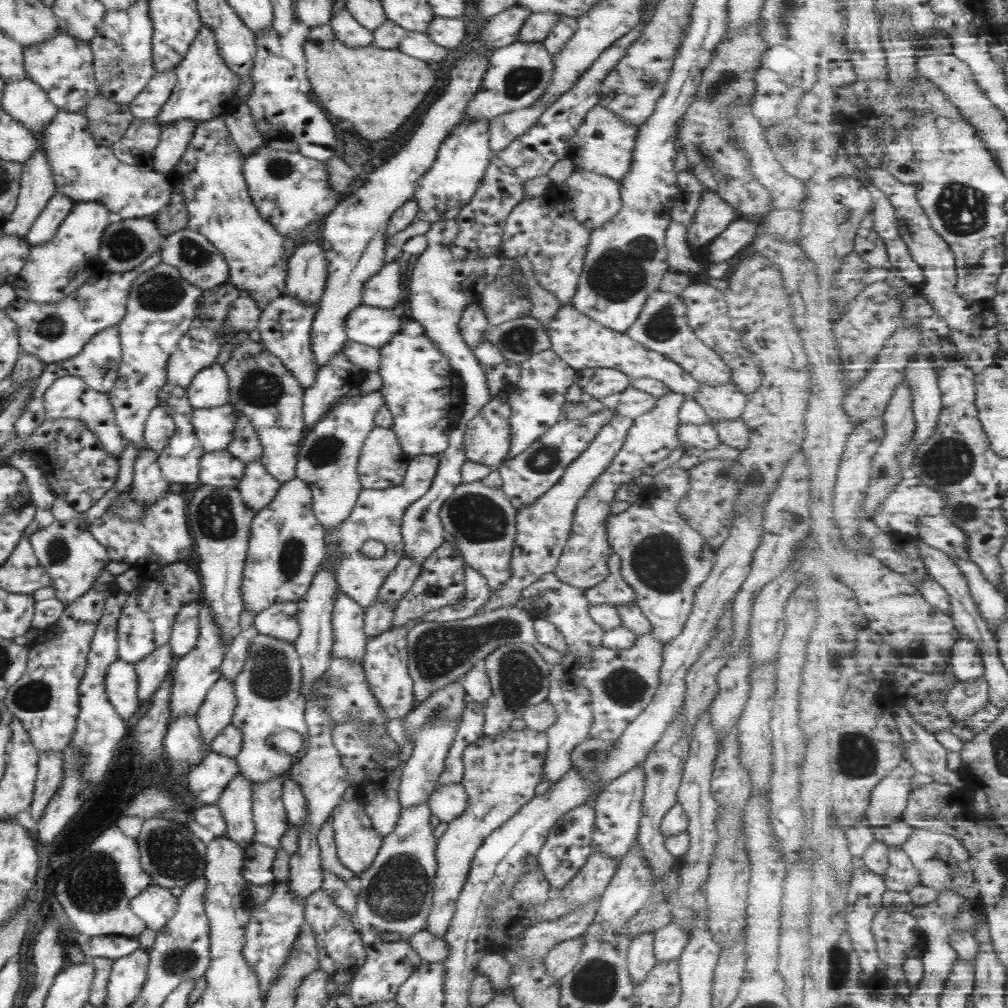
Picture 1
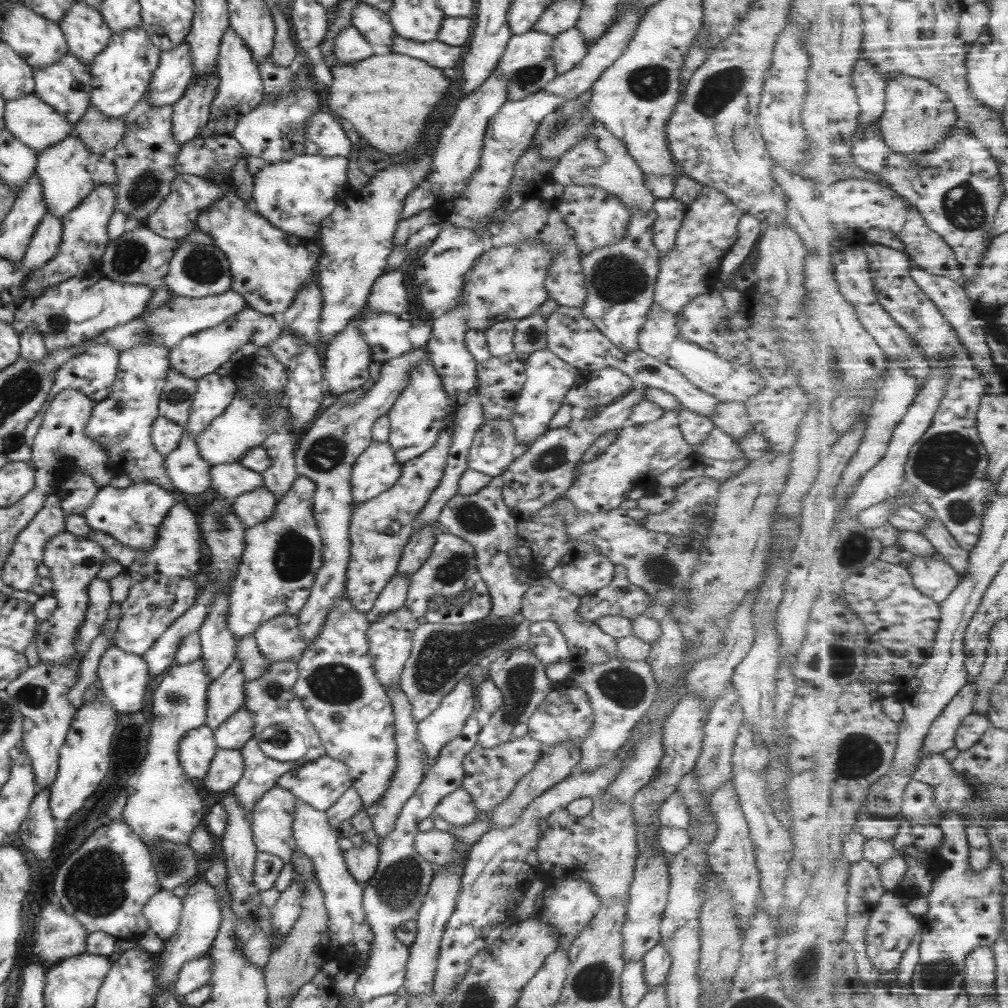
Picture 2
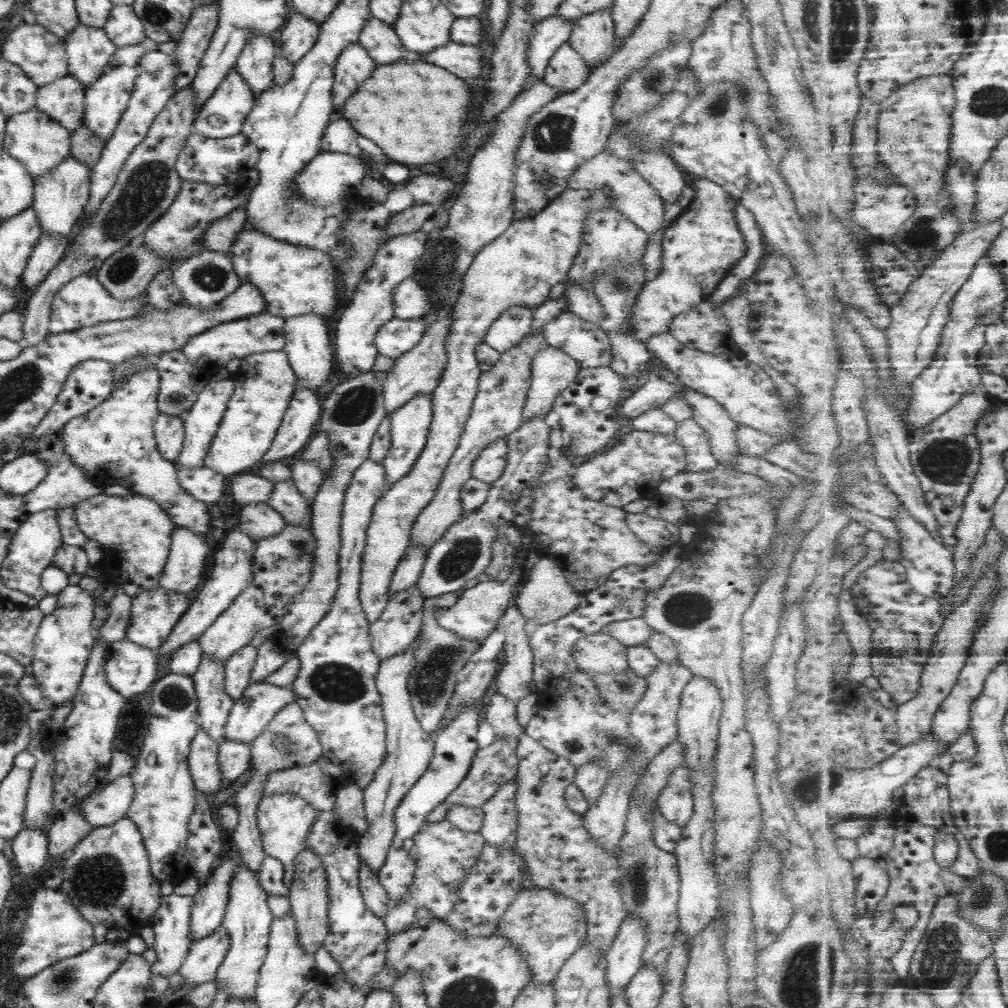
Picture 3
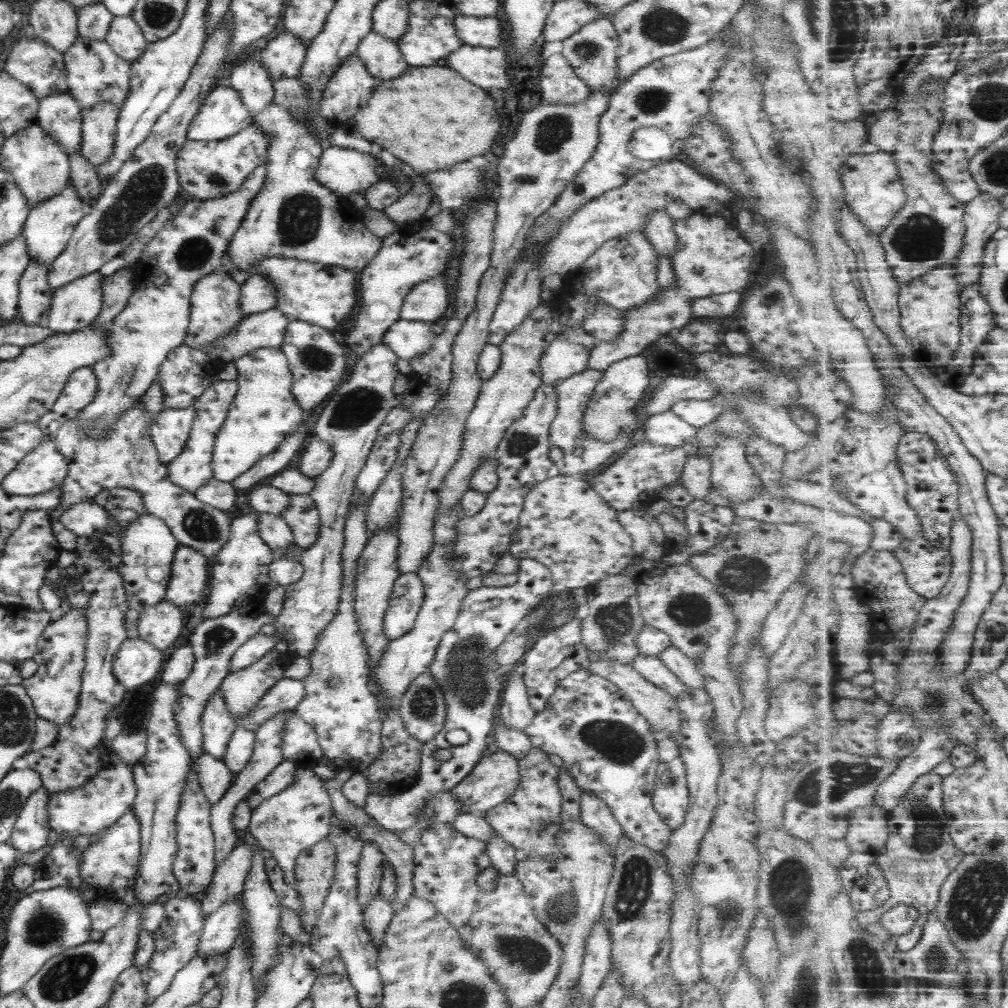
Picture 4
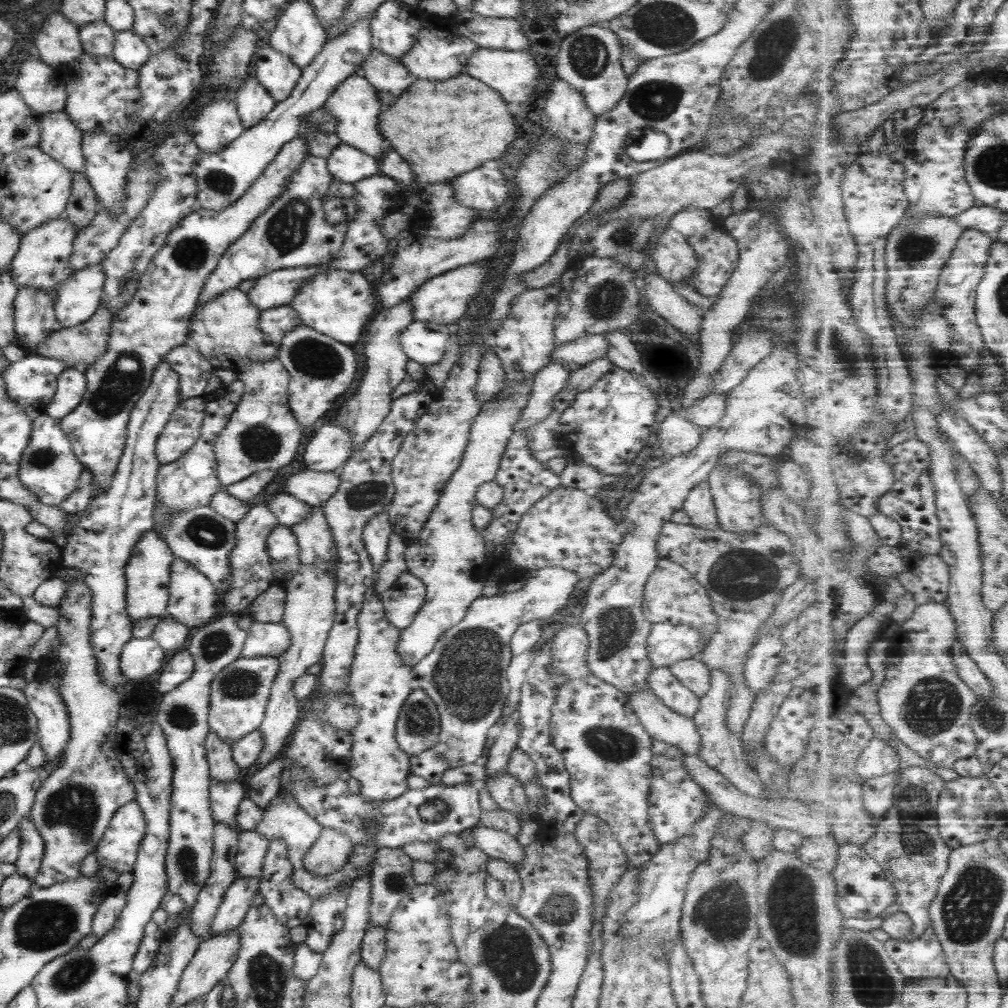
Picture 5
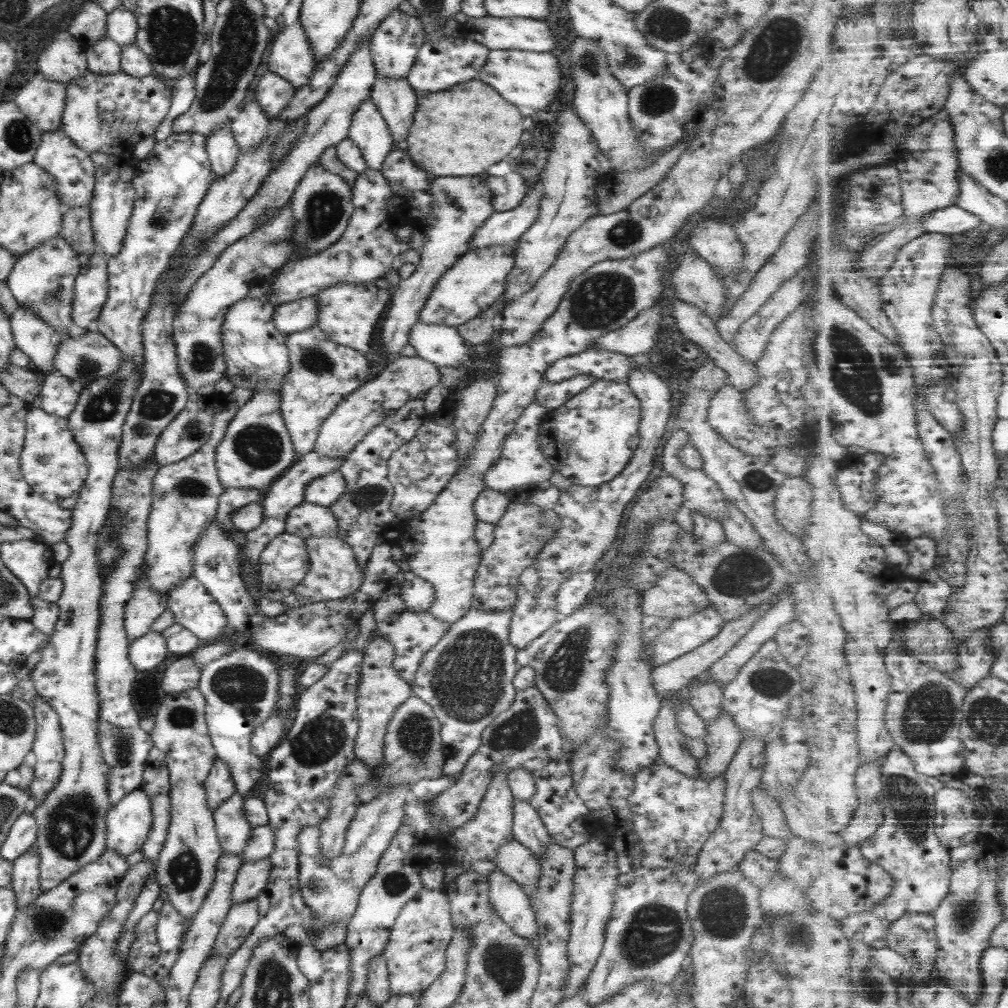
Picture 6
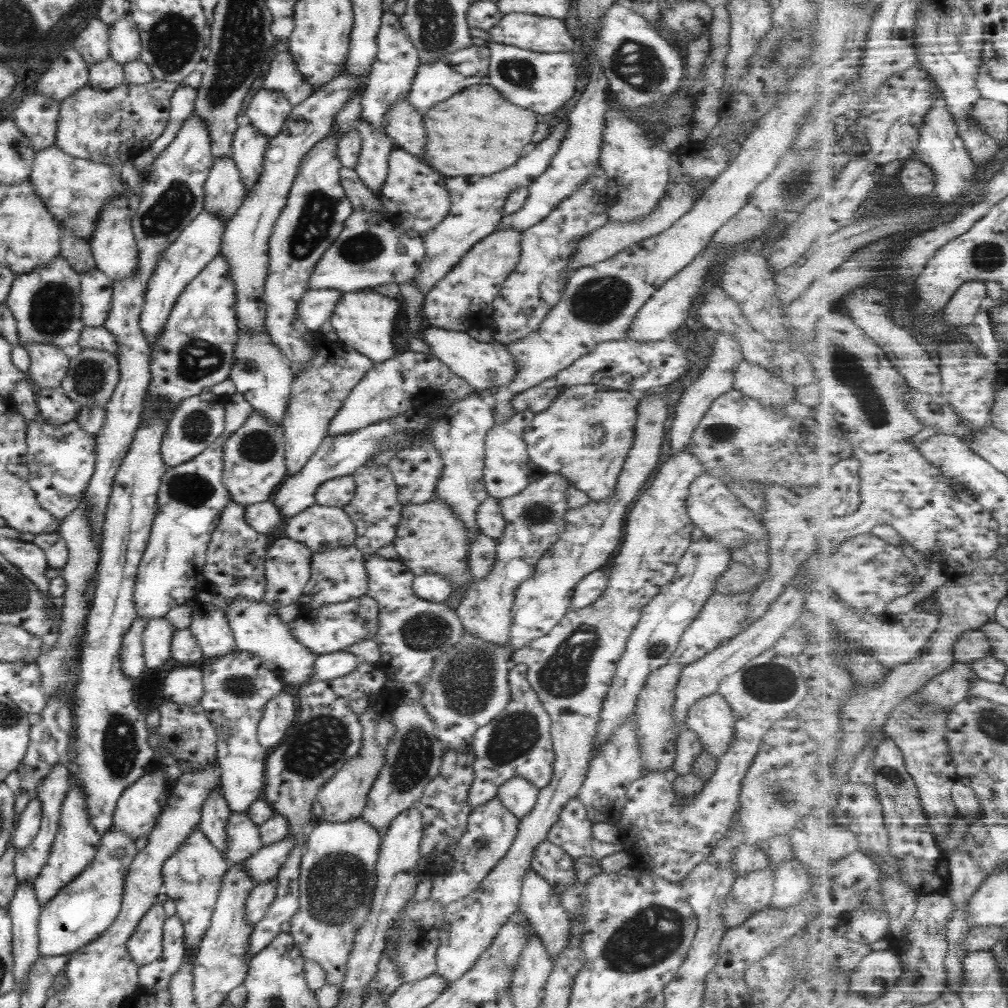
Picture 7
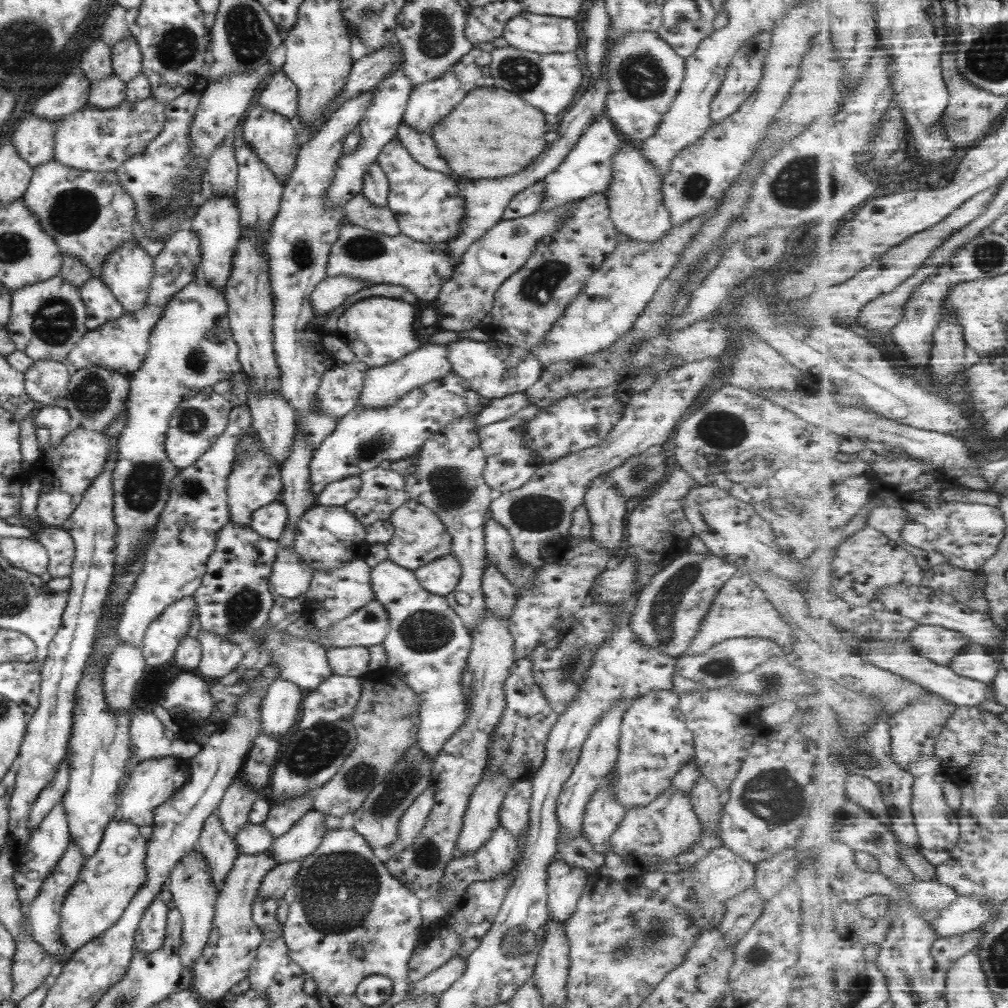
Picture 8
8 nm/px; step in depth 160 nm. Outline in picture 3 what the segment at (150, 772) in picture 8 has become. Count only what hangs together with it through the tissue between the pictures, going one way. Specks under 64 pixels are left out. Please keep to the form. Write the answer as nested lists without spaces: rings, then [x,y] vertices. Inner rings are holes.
[[[120,818],[110,826],[93,827],[92,830],[75,845],[66,856],[62,865],[62,881],[59,885],[61,894],[65,894],[71,906],[91,926],[97,923],[105,925],[108,930],[125,930],[135,935],[149,924],[149,918],[155,913],[161,895],[159,879],[149,870],[149,861],[137,828],[128,818]]]

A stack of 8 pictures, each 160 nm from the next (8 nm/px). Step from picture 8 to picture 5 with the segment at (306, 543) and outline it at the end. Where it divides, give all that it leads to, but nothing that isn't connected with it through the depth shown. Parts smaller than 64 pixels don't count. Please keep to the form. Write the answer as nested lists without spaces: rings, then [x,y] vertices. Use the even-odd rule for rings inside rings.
[[[282,491],[268,496],[268,507],[278,524],[292,527],[301,522],[311,510],[311,507],[301,500],[297,500],[289,493]]]

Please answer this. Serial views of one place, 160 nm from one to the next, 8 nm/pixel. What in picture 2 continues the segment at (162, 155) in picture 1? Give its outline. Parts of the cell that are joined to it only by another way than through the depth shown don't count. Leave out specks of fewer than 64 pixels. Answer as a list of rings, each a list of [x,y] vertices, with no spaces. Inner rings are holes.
[[[216,70],[199,77],[194,83],[189,84],[185,93],[172,104],[171,132],[179,146],[203,135],[210,102],[218,88]]]

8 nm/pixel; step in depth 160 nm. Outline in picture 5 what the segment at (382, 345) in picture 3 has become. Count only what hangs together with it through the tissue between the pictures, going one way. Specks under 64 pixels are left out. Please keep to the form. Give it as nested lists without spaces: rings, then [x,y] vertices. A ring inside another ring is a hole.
[[[414,321],[399,334],[399,346],[407,359],[426,367],[441,360],[447,338],[446,326]]]

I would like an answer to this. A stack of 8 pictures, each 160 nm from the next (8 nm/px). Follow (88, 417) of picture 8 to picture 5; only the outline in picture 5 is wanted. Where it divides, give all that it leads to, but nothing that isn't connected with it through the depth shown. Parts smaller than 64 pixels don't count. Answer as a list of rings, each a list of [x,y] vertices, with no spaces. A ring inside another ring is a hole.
[[[99,304],[97,311],[81,325],[61,327],[59,330],[50,332],[43,343],[33,347],[33,353],[45,358],[59,359],[59,361],[66,362],[68,368],[78,368],[84,371],[87,366],[91,366],[95,362],[95,359],[105,353],[111,320],[109,309],[105,307],[105,304]]]

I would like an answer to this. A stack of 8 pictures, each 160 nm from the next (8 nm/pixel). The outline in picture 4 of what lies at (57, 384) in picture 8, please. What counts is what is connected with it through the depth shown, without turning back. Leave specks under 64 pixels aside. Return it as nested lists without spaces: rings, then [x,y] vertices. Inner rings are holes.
[[[29,261],[18,281],[17,315],[15,321],[27,326],[39,325],[41,318],[47,317],[49,311],[51,290],[47,286],[47,264],[37,264]]]

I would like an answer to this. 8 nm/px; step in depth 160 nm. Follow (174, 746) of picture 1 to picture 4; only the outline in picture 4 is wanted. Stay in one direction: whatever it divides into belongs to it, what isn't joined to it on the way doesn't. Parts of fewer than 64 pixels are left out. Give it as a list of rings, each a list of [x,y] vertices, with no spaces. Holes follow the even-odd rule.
[[[204,750],[190,766],[197,776],[197,786],[199,786],[207,803],[210,806],[216,804],[231,786],[233,774],[227,770],[223,762],[213,758]]]

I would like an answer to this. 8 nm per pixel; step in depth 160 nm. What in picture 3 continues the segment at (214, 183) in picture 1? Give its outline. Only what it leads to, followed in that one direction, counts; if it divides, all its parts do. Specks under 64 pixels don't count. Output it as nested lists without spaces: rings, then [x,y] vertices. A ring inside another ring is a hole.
[[[244,225],[234,238],[229,256],[239,284],[249,283],[261,294],[263,312],[285,320],[303,314],[328,318],[338,311],[338,270],[328,254],[275,240]]]

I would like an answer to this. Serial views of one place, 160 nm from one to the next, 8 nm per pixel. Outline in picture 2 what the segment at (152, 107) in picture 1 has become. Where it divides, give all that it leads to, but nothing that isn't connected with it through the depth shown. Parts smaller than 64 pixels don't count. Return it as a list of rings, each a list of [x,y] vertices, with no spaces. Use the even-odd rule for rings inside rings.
[[[183,40],[171,50],[161,51],[147,88],[149,106],[172,105],[185,93],[192,80],[188,42]]]

